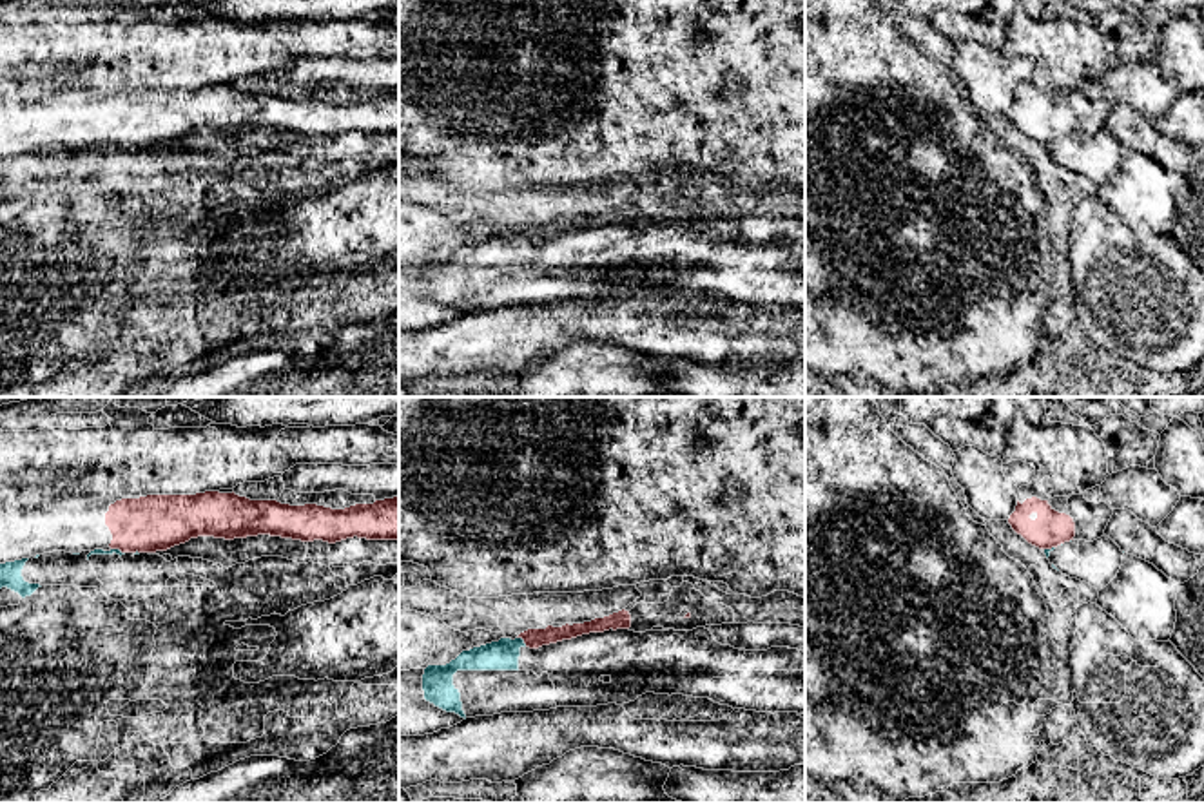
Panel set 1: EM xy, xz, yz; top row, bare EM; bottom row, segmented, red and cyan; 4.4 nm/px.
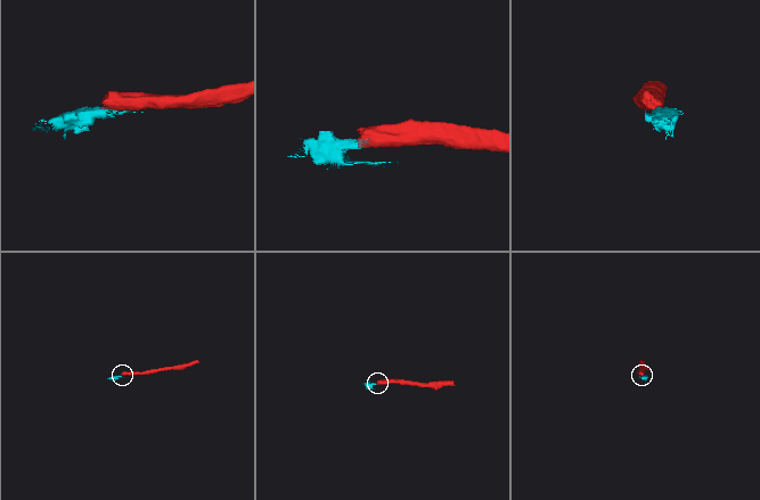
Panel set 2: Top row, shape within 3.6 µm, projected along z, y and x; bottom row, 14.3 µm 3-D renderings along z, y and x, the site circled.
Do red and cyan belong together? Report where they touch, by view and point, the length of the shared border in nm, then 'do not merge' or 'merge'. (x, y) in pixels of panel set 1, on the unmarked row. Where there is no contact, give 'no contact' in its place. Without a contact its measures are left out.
meets red in xz at (523, 232); contact 60 nm long; do not merge

